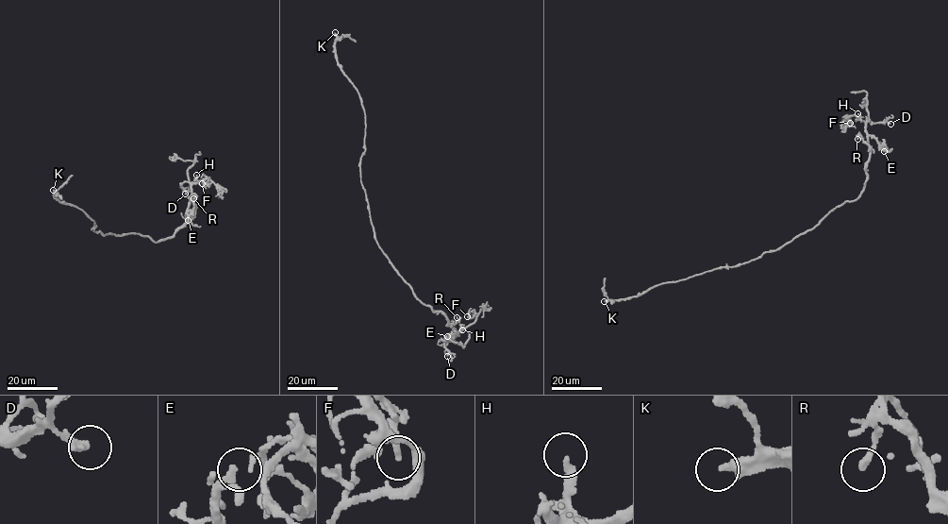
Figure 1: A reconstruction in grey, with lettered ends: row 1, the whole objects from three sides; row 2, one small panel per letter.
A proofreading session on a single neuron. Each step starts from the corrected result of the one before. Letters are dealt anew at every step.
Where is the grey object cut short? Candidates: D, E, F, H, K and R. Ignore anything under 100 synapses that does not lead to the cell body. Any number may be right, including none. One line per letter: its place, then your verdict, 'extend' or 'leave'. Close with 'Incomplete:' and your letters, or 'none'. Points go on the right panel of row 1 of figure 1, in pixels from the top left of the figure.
D: (890, 124) | leave
E: (884, 151) | leave
F: (850, 123) | leave
H: (857, 113) | leave
K: (604, 301) | extend
R: (857, 139) | leave
Incomplete: K

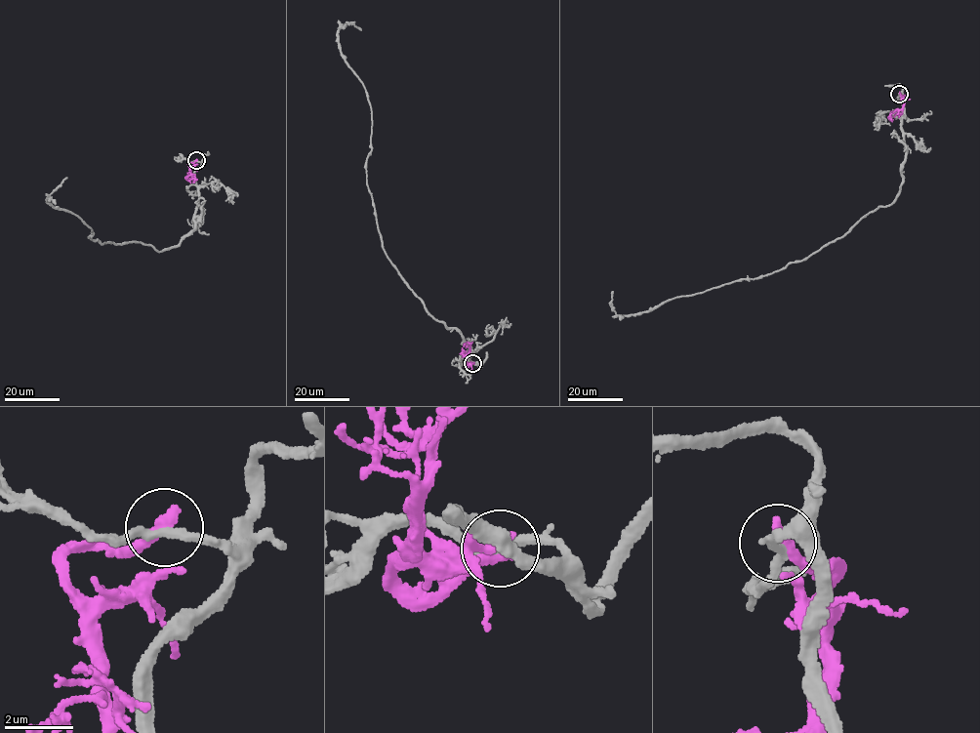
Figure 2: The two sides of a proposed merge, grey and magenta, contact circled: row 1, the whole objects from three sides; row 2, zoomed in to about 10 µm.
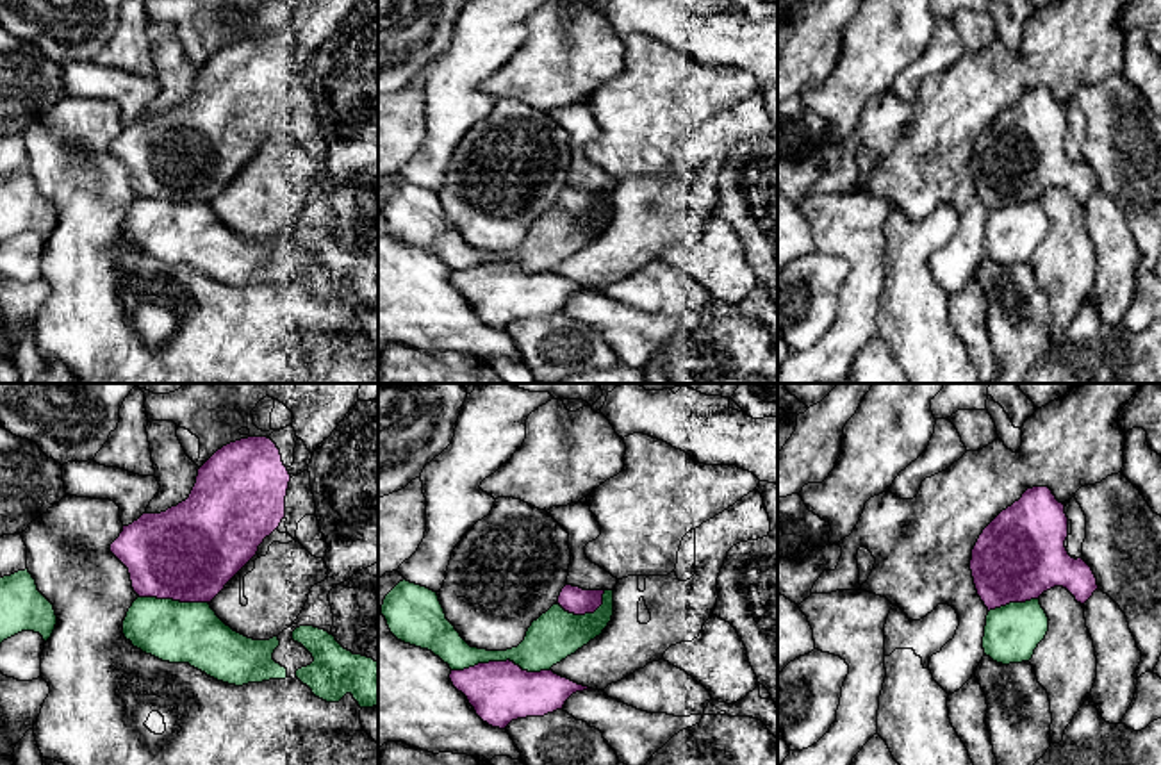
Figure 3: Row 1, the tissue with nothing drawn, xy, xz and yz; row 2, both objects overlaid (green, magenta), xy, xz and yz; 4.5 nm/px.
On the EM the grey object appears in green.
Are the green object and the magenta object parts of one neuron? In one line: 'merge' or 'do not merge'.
do not merge

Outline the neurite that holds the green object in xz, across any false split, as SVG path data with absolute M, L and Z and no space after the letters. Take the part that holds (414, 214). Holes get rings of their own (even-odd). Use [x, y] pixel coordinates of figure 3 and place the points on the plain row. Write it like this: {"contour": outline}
{"contour": "M407 180L385 196L382 216L398 241L432 251L451 271L510 260L523 271L540 273L603 234L613 216L613 191L605 191L603 205L594 214L574 216L553 205L531 223L524 241L506 251L471 248L446 219L437 193Z"}

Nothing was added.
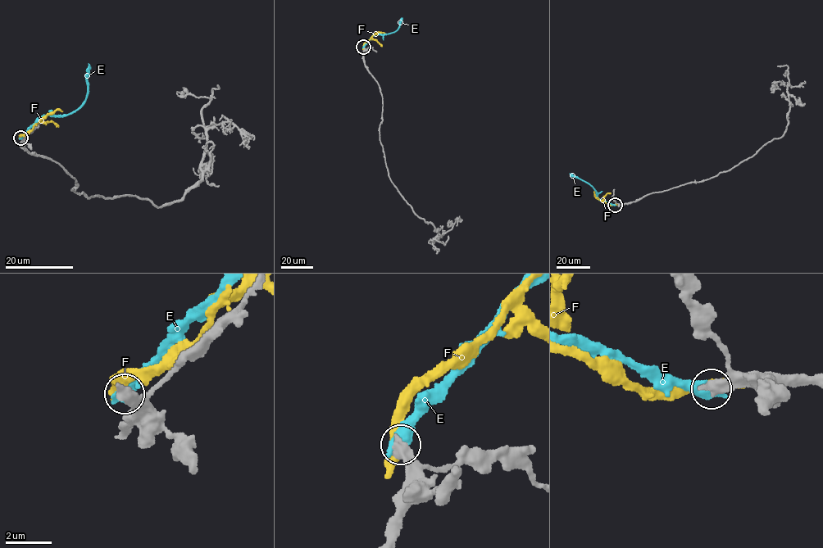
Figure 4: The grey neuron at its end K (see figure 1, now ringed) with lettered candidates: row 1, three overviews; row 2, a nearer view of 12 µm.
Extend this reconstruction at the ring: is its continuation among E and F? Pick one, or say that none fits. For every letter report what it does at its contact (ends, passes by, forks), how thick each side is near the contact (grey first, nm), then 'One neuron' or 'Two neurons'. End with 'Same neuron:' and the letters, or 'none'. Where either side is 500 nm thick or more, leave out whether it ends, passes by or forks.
E: Thickness 550 nm (grey) against 650 nm. One neuron
F: Thickness 550 nm (grey) against 320 nm. Two neurons
Same neuron: E

